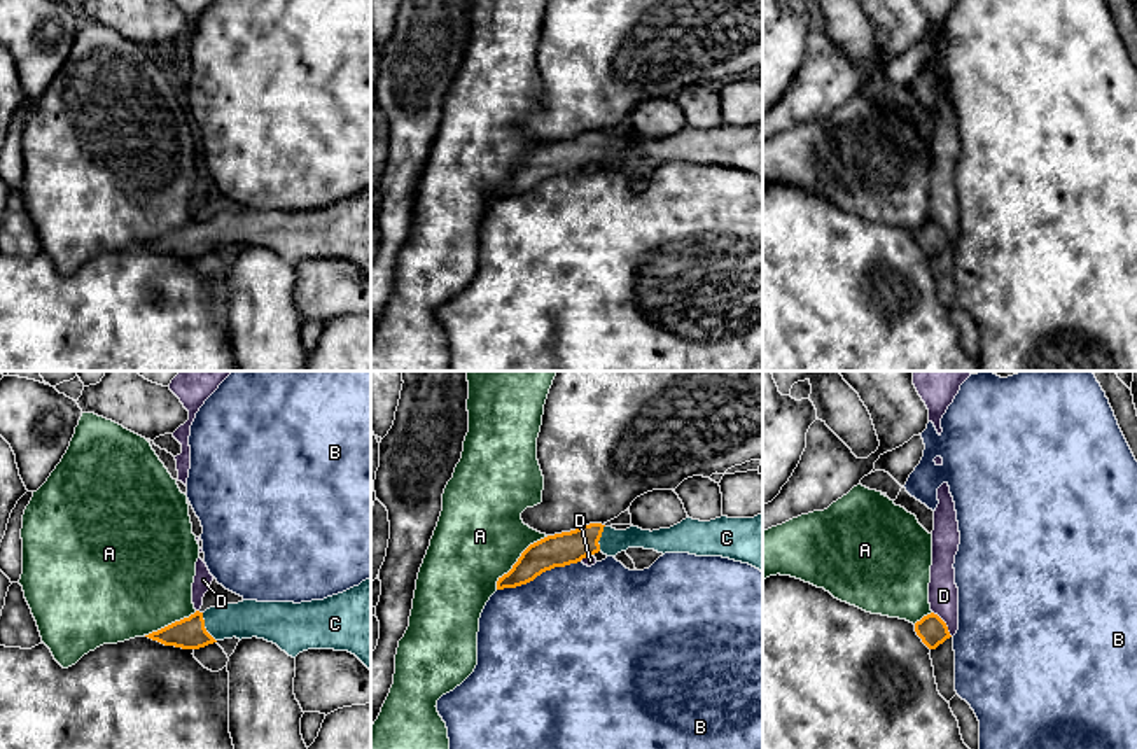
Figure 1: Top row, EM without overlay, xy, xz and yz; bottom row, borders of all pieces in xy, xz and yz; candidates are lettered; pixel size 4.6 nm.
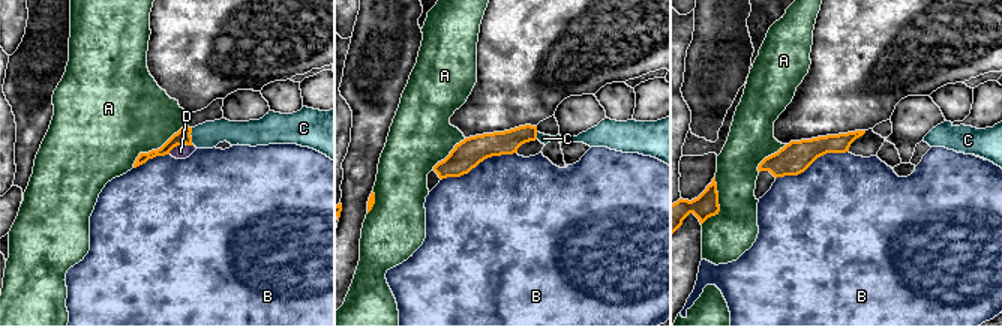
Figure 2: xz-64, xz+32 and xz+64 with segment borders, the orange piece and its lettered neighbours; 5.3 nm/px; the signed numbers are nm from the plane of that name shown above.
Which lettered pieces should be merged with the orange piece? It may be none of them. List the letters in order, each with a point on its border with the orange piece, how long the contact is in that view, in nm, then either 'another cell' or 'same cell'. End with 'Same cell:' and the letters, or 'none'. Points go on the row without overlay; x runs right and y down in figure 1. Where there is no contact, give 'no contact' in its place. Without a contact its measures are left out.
A: meets orange in xz at (518, 167); contact 340 nm long; another cell
B: meets orange in xz at (537, 182); contact 400 nm long; another cell
C: meets orange in xy at (203, 235); contact 150 nm long; same cell
D: meets orange in yz at (945, 231); contact 150 nm long; another cell
Same cell: C

